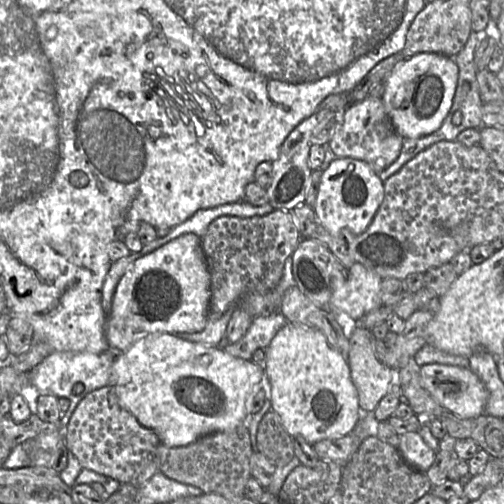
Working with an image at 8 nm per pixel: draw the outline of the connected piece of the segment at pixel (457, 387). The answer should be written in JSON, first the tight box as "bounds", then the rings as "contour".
{"bounds":[419,363,489,419],"contour":[[[432,363],[419,370],[421,385],[445,409],[459,418],[467,419],[482,415],[489,397],[488,390],[472,371],[458,366]]]}

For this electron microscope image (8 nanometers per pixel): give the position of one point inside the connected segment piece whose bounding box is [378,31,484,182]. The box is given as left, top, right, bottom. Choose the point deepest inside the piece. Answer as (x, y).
(465, 112)

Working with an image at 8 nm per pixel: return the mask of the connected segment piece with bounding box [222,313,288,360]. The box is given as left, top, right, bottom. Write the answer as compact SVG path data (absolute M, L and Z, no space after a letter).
M280 313L256 317L246 334L238 342L228 344L222 351L243 360L251 360L254 351L267 348L287 322Z

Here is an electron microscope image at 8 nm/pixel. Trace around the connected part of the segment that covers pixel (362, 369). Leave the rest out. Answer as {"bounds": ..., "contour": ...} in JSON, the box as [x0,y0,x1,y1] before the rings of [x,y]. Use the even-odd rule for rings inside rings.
{"bounds":[346,326,390,411],"contour":[[[357,326],[349,337],[349,344],[346,359],[358,393],[359,408],[374,411],[388,391],[390,368],[376,358],[371,344],[371,330]]]}

